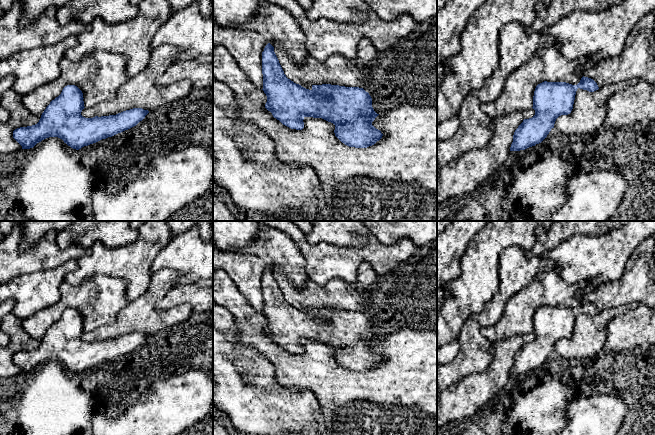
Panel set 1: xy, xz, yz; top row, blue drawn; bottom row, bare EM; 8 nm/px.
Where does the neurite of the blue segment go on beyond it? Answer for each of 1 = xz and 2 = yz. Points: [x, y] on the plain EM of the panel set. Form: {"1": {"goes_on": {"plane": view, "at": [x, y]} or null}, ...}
{"1": {"goes_on": null}, "2": {"goes_on": null}}

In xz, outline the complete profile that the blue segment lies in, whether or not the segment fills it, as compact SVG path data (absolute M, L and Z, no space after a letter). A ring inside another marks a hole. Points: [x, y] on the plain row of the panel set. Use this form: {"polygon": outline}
{"polygon": "M270 267L262 276L262 298L262 314L267 320L265 332L283 349L302 354L305 341L322 342L335 349L335 360L342 367L355 372L367 372L382 362L381 355L372 349L379 338L374 335L372 322L363 312L322 308L306 313L286 301Z"}

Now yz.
{"polygon": "M584 300L577 309L547 305L538 308L533 320L535 339L524 343L515 354L510 375L525 374L541 367L554 352L556 343L571 337L578 312L589 316L599 313L593 303Z"}

